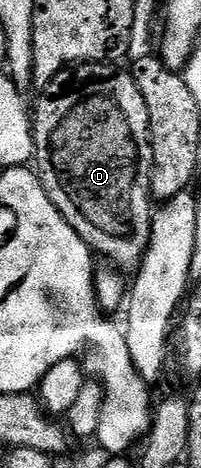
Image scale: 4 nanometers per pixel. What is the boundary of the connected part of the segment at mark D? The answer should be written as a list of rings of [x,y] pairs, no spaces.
[[[81,63],[75,67],[69,67],[60,72],[57,77],[43,86],[40,98],[34,101],[34,112],[32,118],[32,140],[34,142],[34,172],[44,185],[46,195],[58,207],[58,211],[66,219],[74,231],[89,249],[95,254],[100,254],[109,261],[119,272],[135,272],[146,252],[151,237],[151,223],[154,212],[152,199],[152,188],[150,187],[150,175],[152,174],[153,147],[152,136],[150,135],[150,115],[146,111],[146,102],[142,99],[142,91],[138,91],[138,83],[134,83],[131,72],[115,69],[117,66],[112,63]]]

